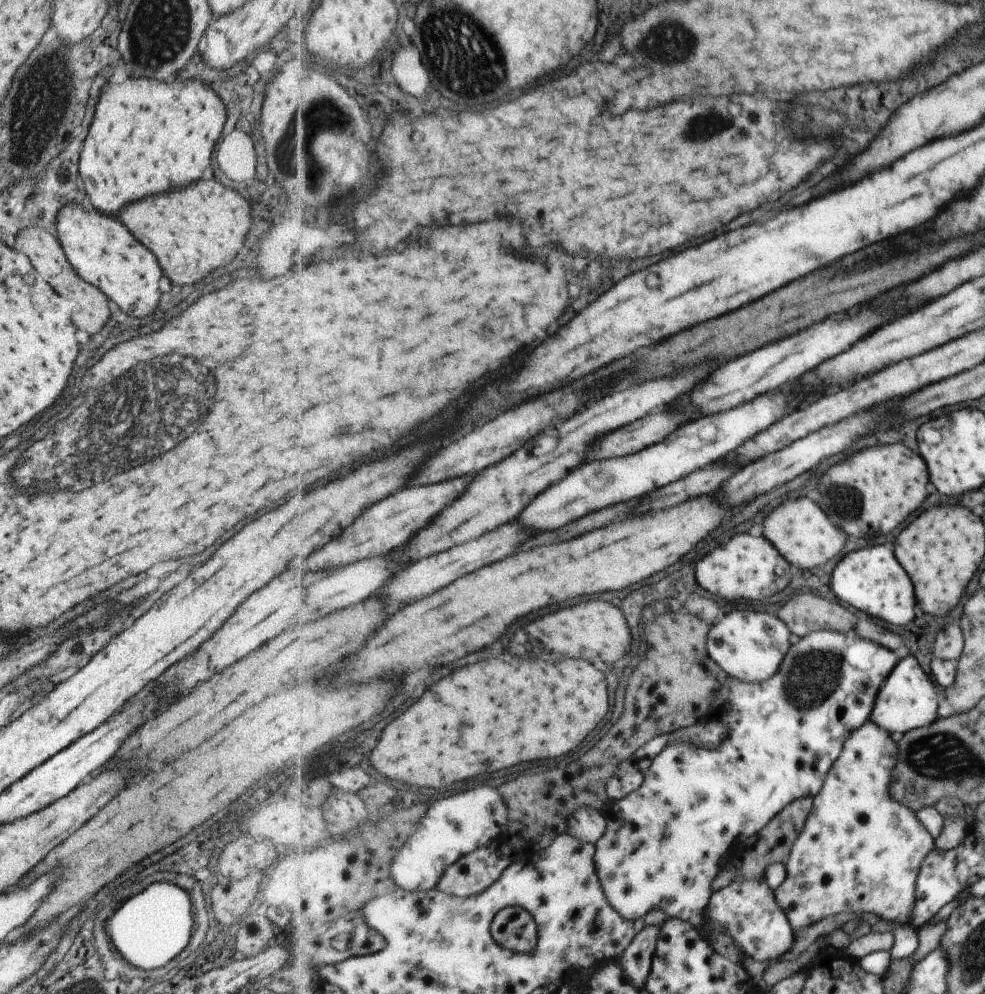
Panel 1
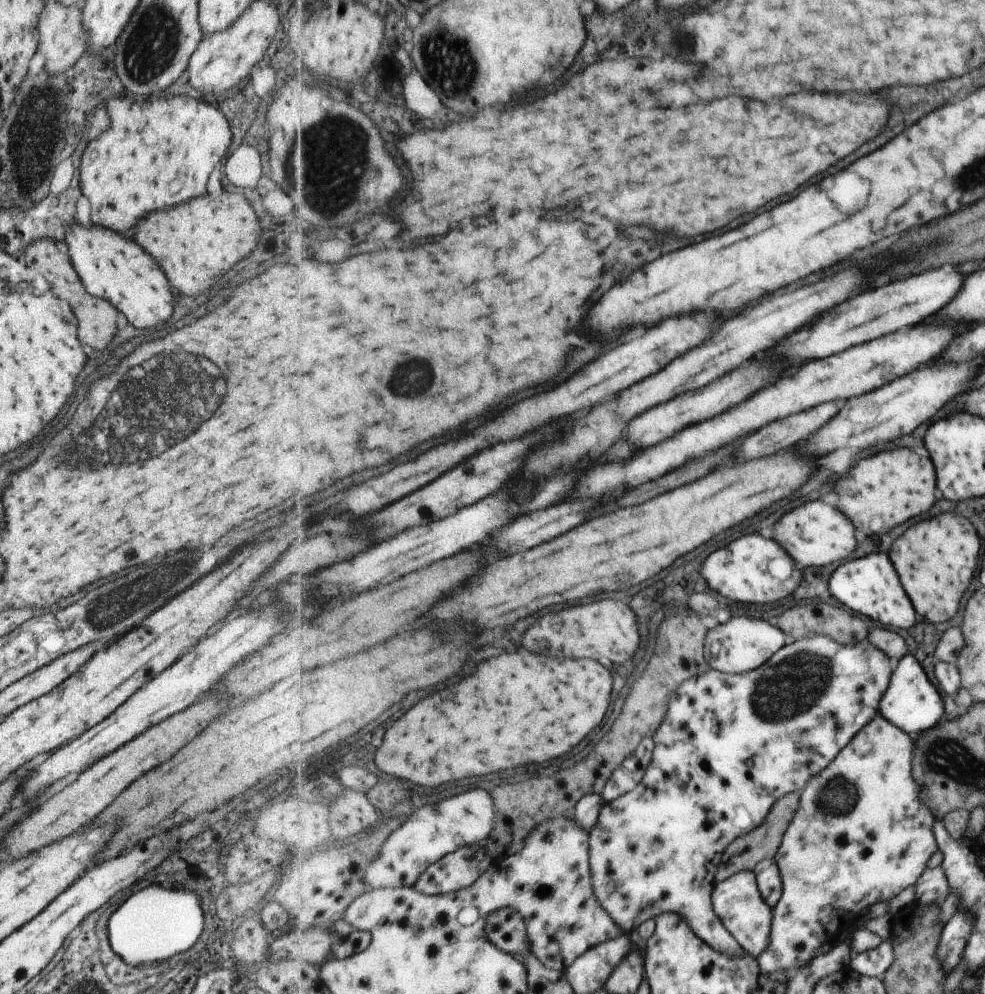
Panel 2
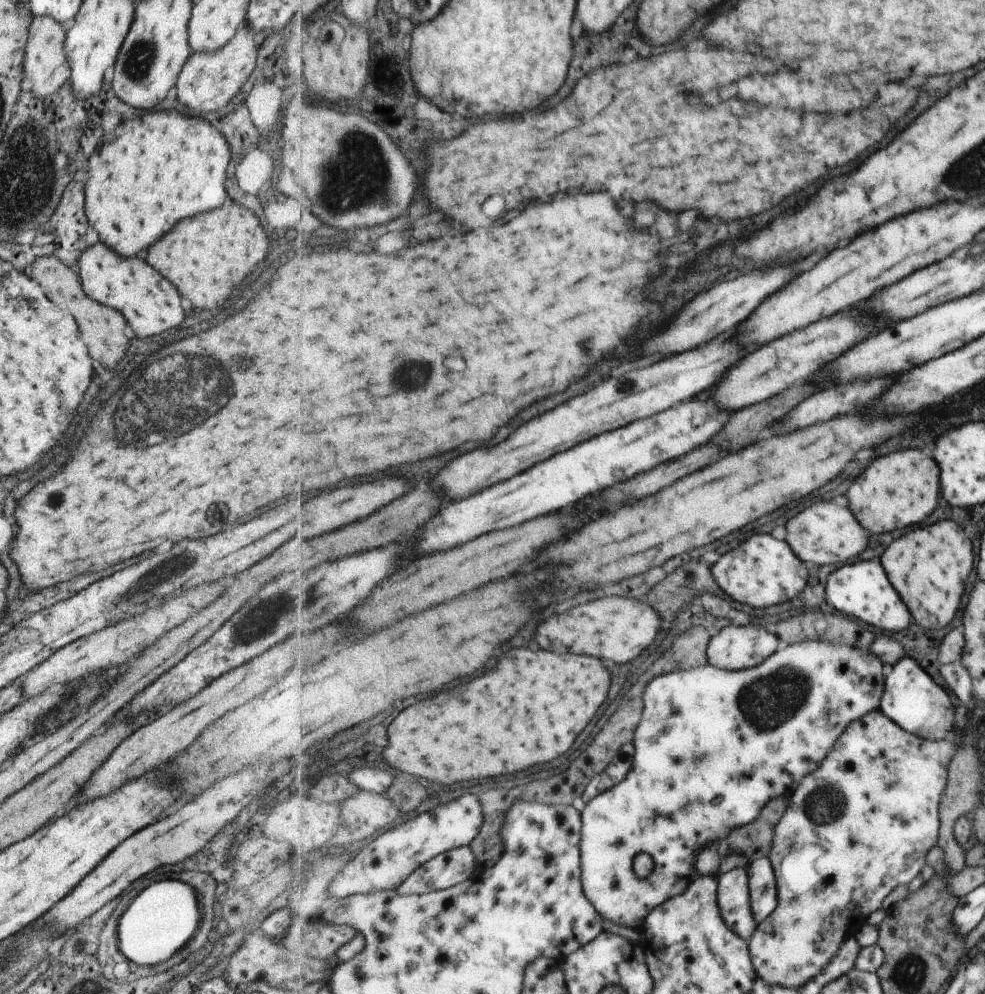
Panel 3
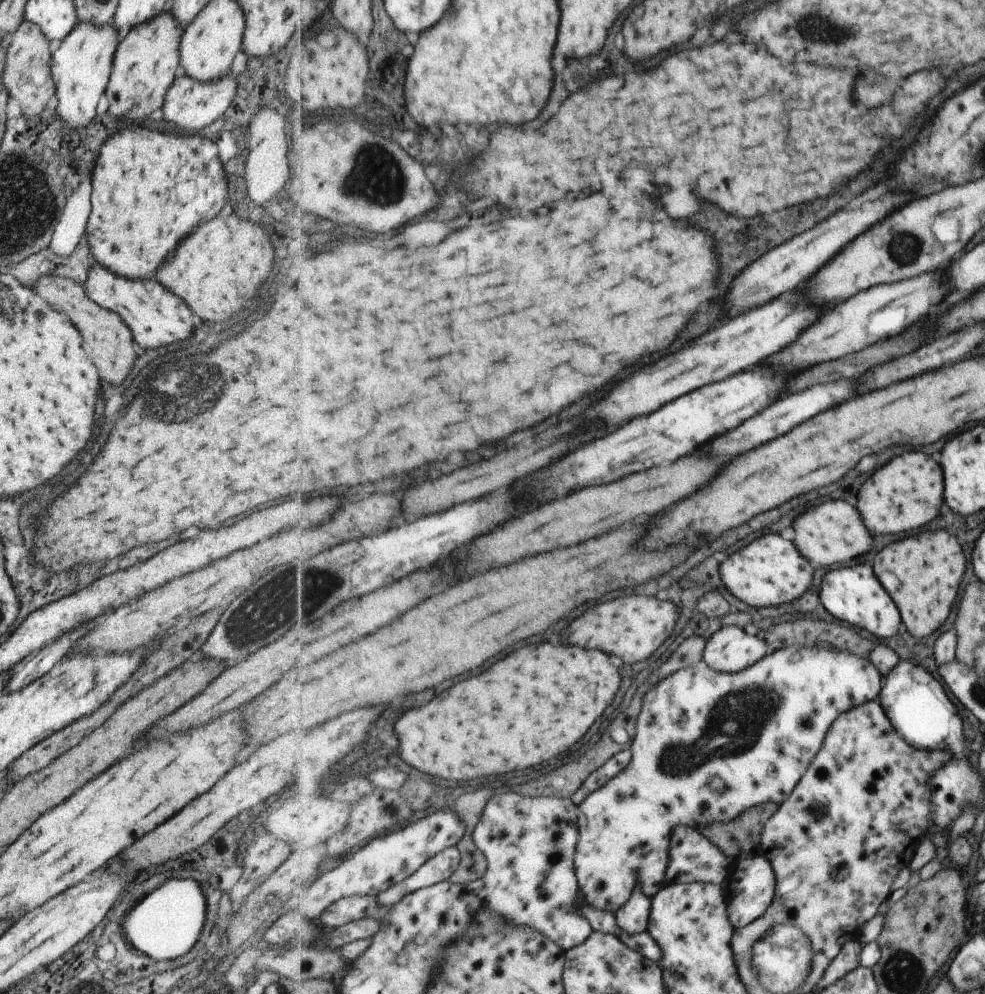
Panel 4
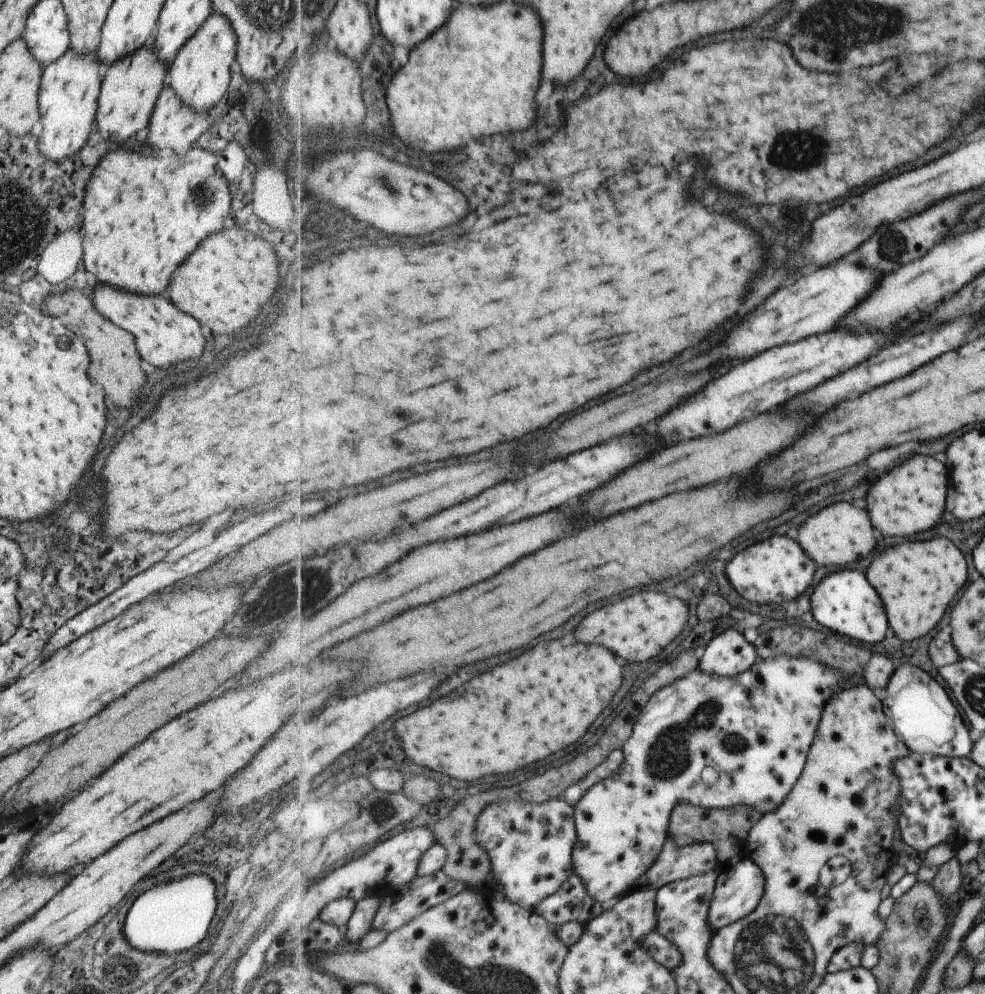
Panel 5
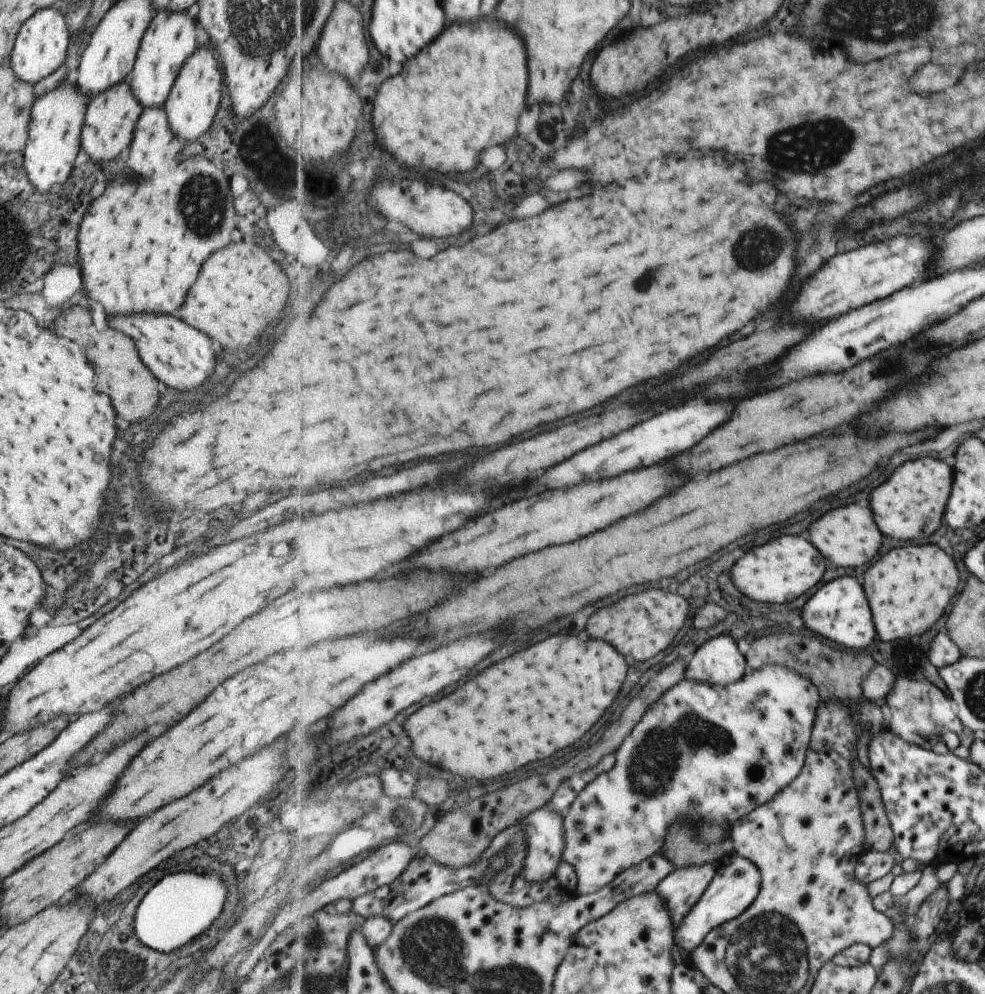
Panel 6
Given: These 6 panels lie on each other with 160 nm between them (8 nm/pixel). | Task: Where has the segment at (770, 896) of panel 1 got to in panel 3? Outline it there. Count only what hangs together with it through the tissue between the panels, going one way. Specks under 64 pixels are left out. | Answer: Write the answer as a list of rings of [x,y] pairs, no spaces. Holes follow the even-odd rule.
[[[733,869],[719,876],[718,903],[727,926],[749,942],[760,922],[754,915],[746,869]]]

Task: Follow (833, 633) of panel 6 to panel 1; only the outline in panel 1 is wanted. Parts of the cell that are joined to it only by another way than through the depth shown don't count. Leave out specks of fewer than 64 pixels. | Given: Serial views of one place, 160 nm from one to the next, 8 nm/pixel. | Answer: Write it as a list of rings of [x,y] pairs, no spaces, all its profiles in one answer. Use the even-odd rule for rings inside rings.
[[[870,544],[861,550],[853,551],[837,563],[831,575],[829,585],[835,596],[848,605],[855,606],[865,615],[899,626],[905,626],[915,620],[918,613],[915,612],[917,608],[915,588],[907,570],[897,560],[893,548]]]

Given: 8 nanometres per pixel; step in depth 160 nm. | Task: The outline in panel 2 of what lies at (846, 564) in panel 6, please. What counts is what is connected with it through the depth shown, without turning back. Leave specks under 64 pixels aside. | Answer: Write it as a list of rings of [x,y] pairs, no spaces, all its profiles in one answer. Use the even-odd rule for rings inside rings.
[[[819,500],[807,502],[791,512],[787,512],[777,524],[773,538],[795,558],[796,562],[807,566],[827,566],[831,562],[847,560],[857,548],[857,530],[855,526],[833,506]]]

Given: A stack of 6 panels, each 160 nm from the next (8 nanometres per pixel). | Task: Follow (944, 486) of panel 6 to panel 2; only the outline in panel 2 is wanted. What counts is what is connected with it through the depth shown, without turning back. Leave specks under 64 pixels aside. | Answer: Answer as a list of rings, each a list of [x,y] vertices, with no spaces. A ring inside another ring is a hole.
[[[911,448],[885,450],[861,460],[847,476],[835,484],[839,496],[837,508],[867,534],[887,534],[893,528],[925,514],[935,504],[937,472],[927,456],[919,456]]]

